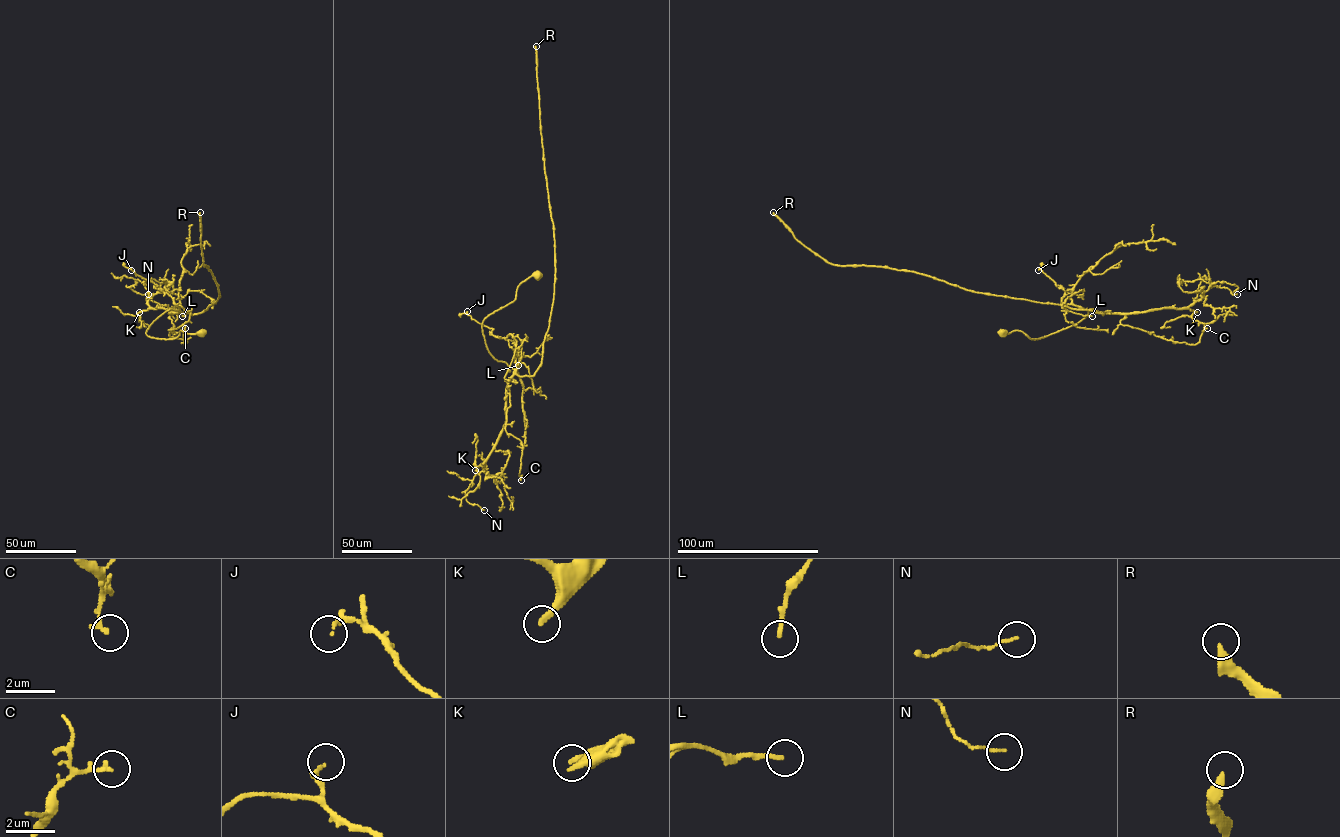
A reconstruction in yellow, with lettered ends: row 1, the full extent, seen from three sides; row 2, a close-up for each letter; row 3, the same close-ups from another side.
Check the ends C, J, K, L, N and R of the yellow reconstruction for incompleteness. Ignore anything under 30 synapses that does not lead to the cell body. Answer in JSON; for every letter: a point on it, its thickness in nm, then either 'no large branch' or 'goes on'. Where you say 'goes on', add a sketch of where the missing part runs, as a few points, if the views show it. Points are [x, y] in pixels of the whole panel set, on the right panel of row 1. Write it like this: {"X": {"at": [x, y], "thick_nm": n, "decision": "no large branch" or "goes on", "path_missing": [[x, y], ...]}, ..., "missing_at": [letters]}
{"C": {"at": [1207, 328], "thick_nm": 180, "decision": "no large branch"}, "J": {"at": [1038, 270], "thick_nm": 100, "decision": "no large branch"}, "K": {"at": [1197, 312], "thick_nm": 240, "decision": "goes on", "path_missing": [[1197, 312], [1208, 315], [1228, 312], [1249, 314], [1271, 327], [1290, 330], [1329, 324], [1324, 316], [1314, 314]]}, "L": {"at": [1092, 316], "thick_nm": 170, "decision": "no large branch"}, "N": {"at": [1237, 294], "thick_nm": 110, "decision": "no large branch"}, "R": {"at": [773, 212], "thick_nm": 340, "decision": "goes on"}, "missing_at": ["K", "R"]}

